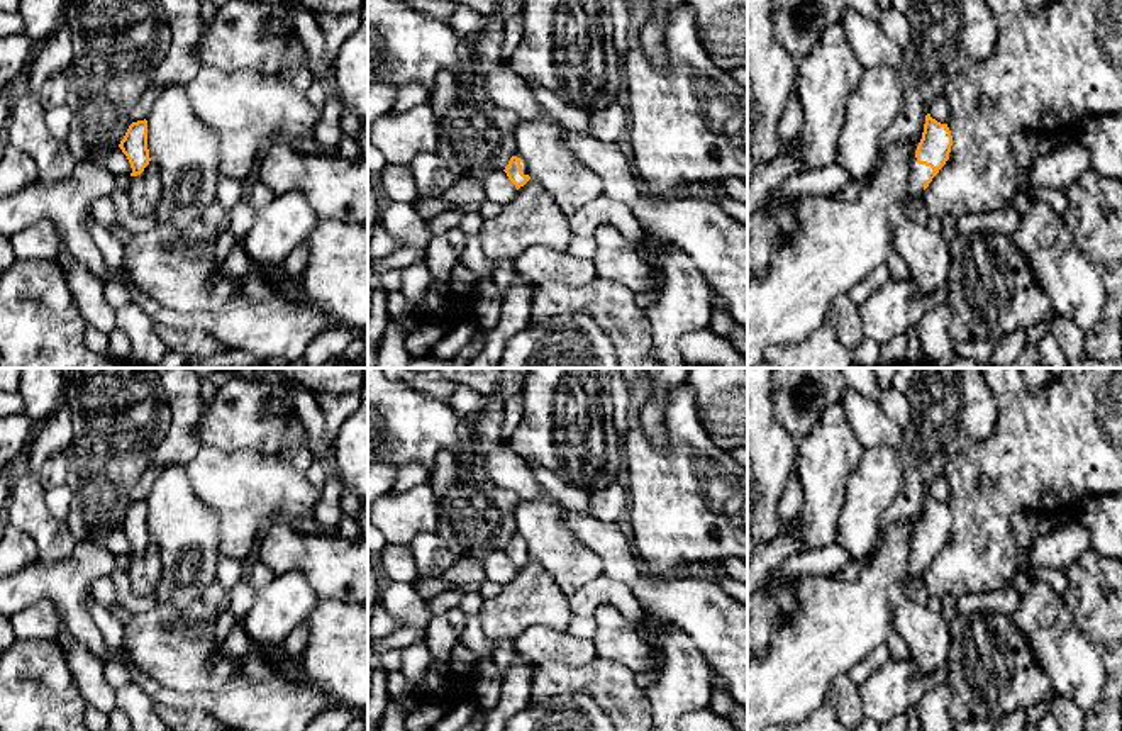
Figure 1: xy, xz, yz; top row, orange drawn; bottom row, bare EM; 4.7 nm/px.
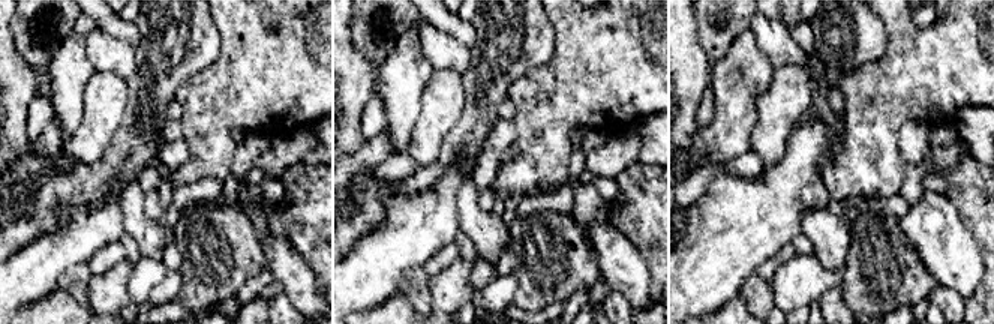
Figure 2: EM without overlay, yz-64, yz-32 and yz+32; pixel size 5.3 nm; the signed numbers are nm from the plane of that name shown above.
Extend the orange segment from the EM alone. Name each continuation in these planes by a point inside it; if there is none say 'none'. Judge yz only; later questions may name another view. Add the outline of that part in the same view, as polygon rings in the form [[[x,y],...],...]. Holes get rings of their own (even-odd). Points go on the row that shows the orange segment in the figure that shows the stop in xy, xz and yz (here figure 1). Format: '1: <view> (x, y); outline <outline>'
1: yz (919, 173); outline [[[914,158],[914,165],[910,170],[910,197],[912,198],[922,198],[924,195],[924,183],[932,176],[932,168],[925,165],[919,165],[917,158]]]

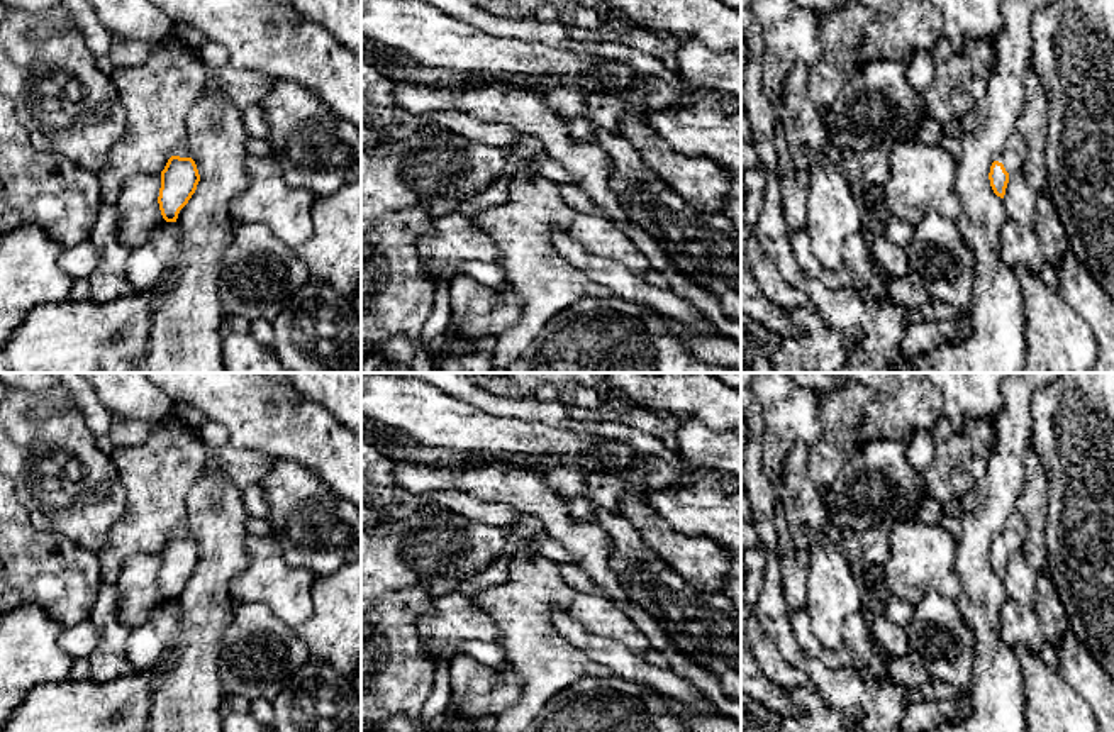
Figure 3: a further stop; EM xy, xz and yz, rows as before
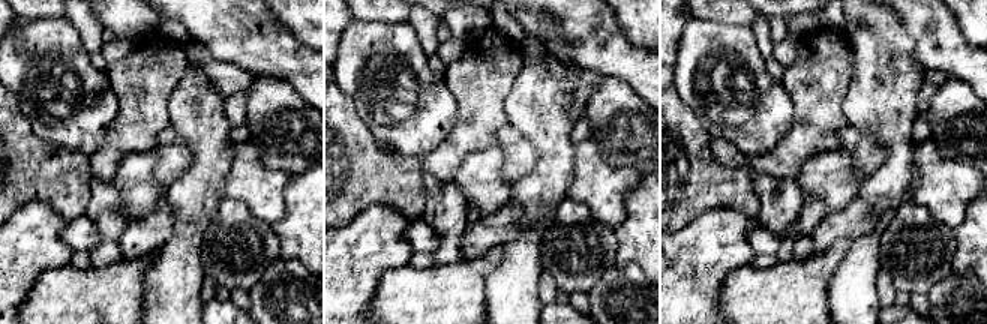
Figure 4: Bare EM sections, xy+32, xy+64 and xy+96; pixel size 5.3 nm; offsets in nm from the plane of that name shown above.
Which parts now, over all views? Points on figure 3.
1: yz (1013, 155); outline [[[1017,130],[1007,136],[1005,146],[994,156],[994,161],[1002,163],[1009,176],[1022,173],[1026,161],[1026,144]]]

